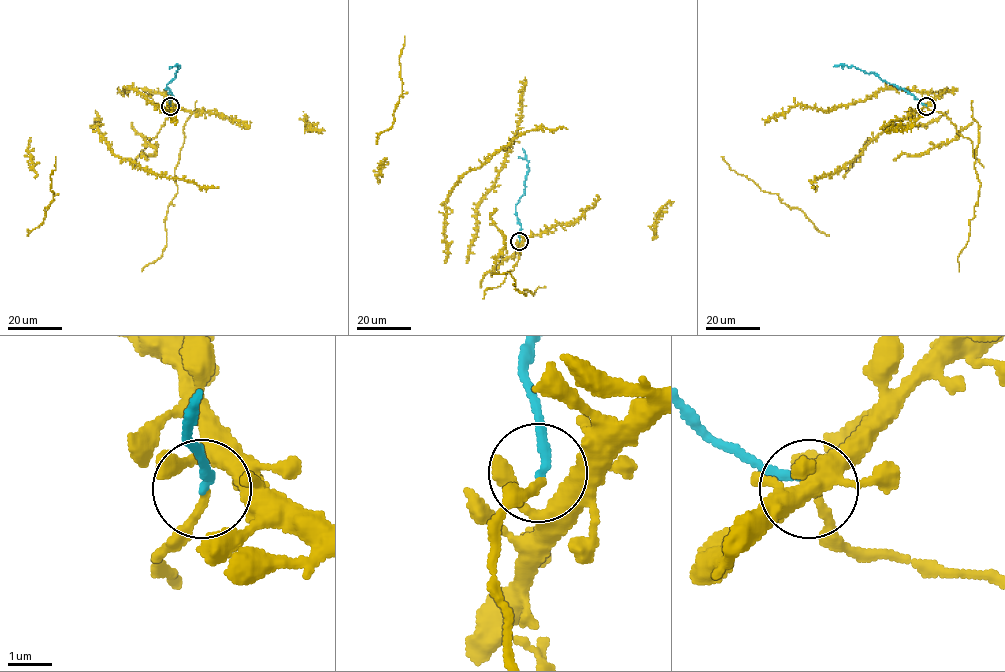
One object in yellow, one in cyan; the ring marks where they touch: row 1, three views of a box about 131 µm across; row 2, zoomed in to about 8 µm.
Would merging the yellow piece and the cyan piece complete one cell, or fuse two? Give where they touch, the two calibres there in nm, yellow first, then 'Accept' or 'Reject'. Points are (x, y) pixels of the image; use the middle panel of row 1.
Place: (519, 241). Thickness 150 nm (yellow) against 220 nm. Accept

